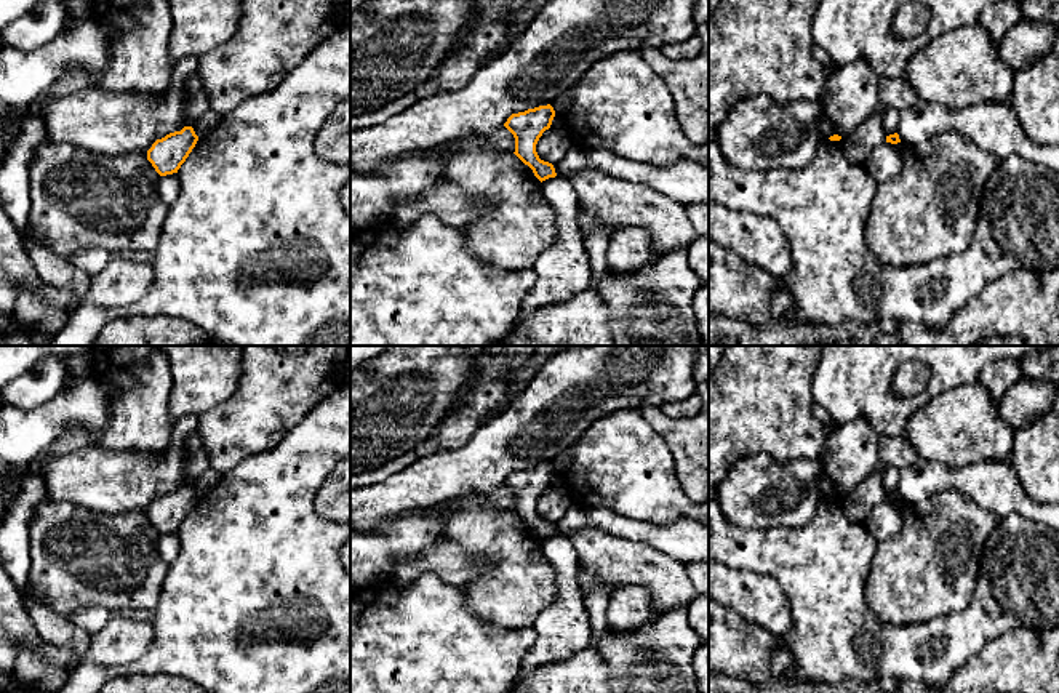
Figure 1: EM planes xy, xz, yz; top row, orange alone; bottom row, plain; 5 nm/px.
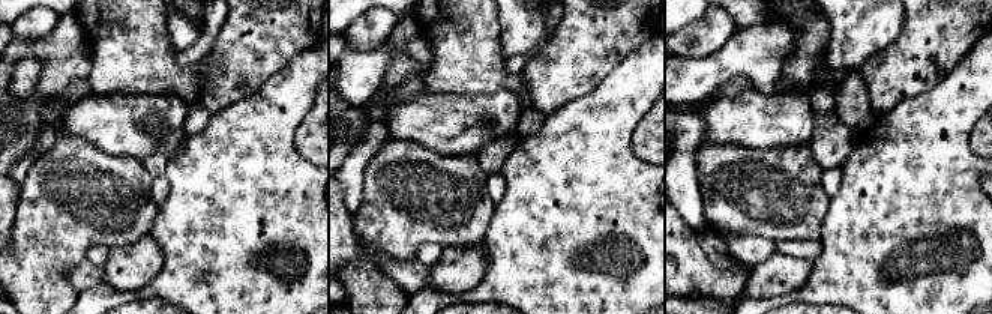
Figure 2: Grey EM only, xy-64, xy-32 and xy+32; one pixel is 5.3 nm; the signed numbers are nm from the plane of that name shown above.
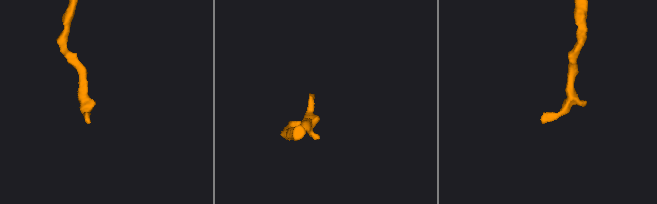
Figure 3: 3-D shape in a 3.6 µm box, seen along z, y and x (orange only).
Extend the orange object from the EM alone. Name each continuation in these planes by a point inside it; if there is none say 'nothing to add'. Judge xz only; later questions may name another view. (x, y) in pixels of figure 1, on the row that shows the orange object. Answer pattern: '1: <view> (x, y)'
nothing to add

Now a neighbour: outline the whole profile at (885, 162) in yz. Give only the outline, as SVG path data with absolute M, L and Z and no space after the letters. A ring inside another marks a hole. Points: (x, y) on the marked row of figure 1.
M881 142L867 157L865 170L878 184L896 178L902 170L902 144Z

